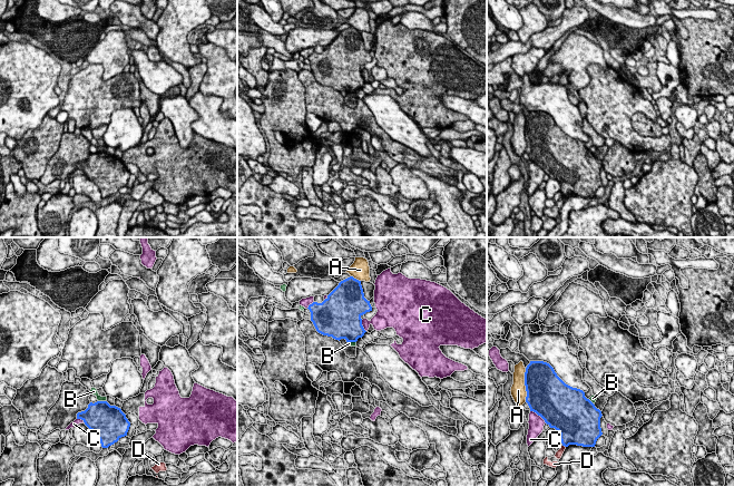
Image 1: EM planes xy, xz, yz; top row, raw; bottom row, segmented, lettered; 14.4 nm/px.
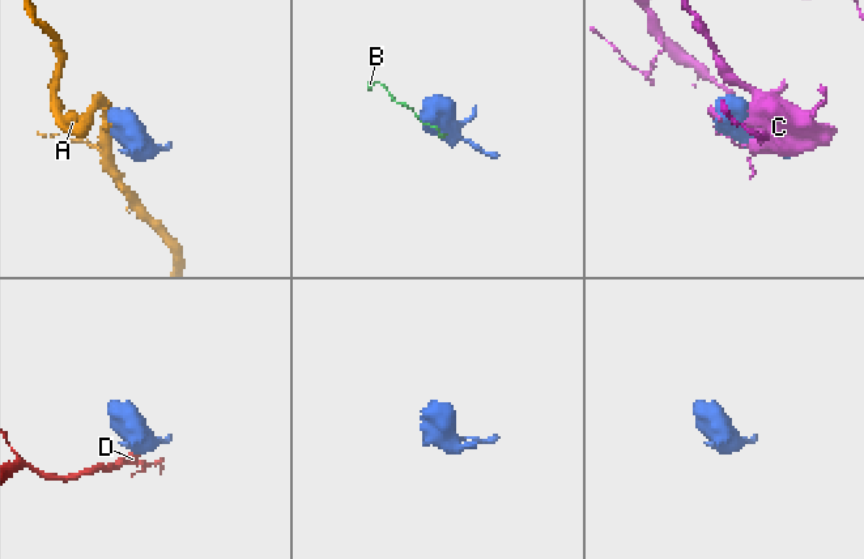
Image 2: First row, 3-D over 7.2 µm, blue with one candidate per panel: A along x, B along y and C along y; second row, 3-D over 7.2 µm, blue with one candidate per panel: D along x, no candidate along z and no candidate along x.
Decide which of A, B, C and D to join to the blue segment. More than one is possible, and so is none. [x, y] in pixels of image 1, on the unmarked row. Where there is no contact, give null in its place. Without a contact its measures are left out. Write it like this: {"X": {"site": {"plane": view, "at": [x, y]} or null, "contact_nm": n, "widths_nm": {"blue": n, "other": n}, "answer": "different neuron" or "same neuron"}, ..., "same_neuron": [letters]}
{"A": {"site": {"plane": "yz", "at": [525, 135]}, "contact_nm": 500, "widths_nm": {"blue": 480, "other": 220}, "answer": "different neuron"}, "B": {"site": {"plane": "xy", "at": [101, 152]}, "contact_nm": 110, "widths_nm": {"blue": 460, "other": 100}, "answer": "different neuron"}, "C": {"site": {"plane": "yz", "at": [538, 165]}, "contact_nm": 300, "widths_nm": {"blue": 500, "other": 220}, "answer": "different neuron"}, "D": {"site": {"plane": "yz", "at": [564, 195]}, "contact_nm": 60, "widths_nm": {"blue": 400, "other": 100}, "answer": "same neuron"}, "same_neuron": ["D"]}

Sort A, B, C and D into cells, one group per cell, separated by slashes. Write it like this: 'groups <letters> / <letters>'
groups A / B / C / D

